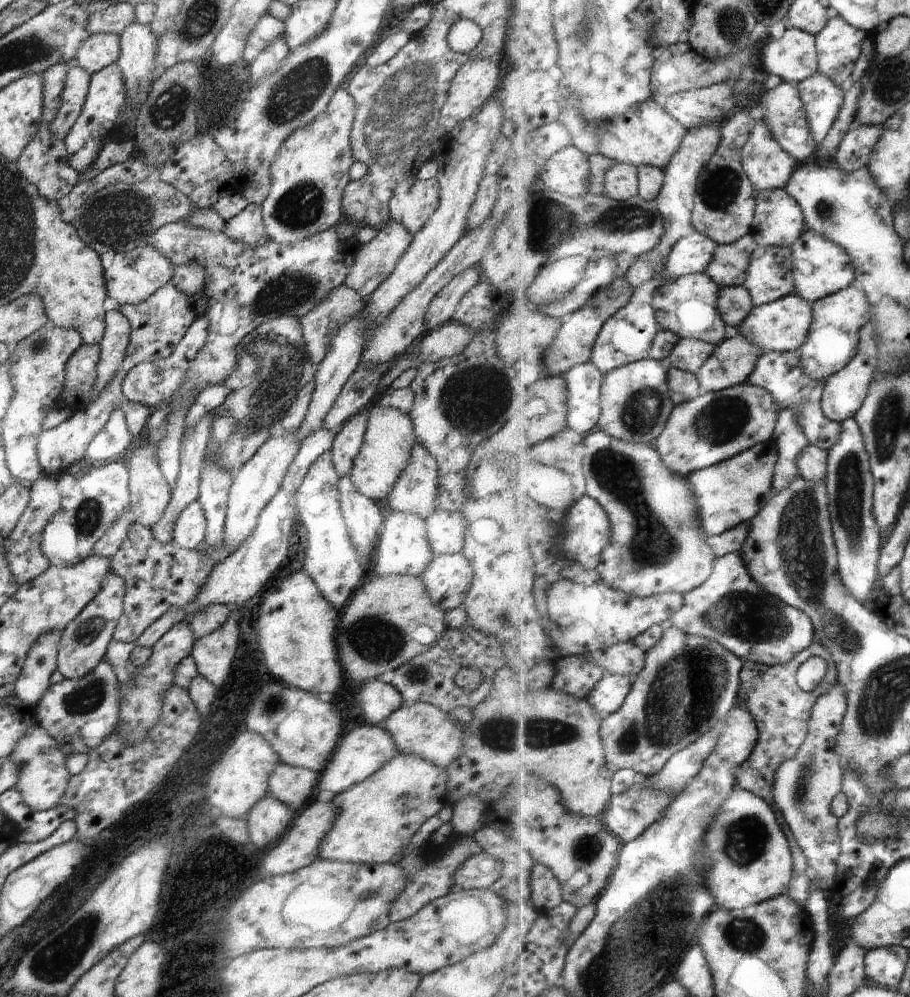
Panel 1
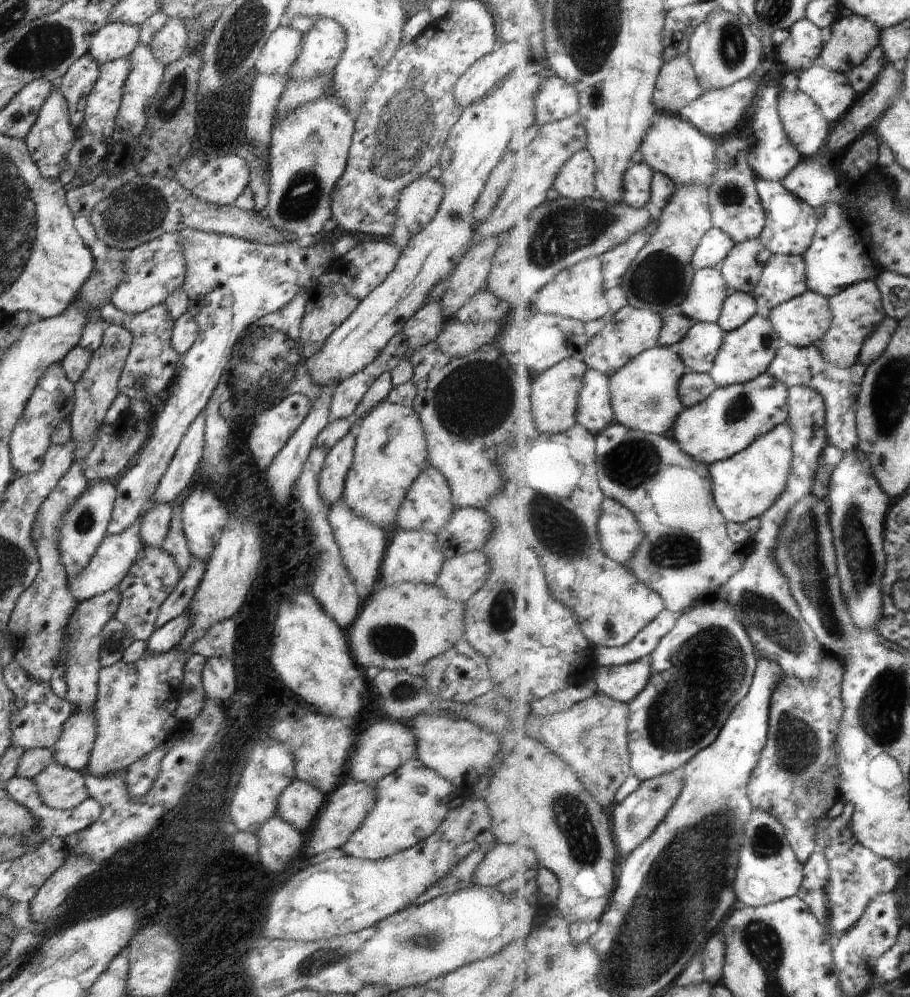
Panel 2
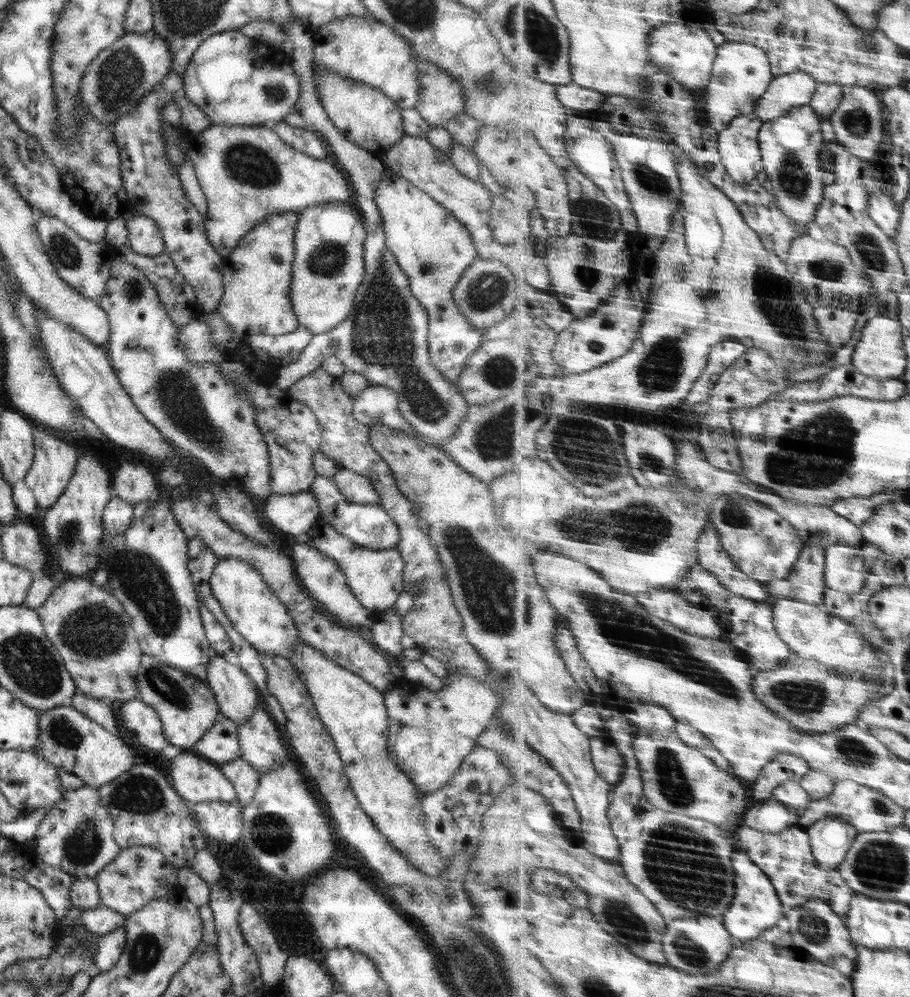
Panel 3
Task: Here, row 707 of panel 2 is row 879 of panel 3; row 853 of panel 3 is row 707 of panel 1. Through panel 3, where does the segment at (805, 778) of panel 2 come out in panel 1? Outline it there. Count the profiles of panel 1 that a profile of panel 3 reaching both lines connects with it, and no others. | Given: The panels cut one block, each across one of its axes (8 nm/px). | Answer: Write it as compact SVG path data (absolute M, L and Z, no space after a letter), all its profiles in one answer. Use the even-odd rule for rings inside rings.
M813 642L809 648L801 652L789 663L780 663L768 666L757 662L745 662L744 670L741 674L743 700L752 716L756 718L757 727L760 730L760 738L753 755L741 767L736 768L737 784L743 790L749 792L759 792L773 808L777 806L773 802L773 782L775 782L775 772L780 768L785 760L797 755L801 746L808 736L808 725L812 718L812 709L817 700L831 687L838 682L838 669L834 662L832 653L823 644ZM813 656L823 658L828 665L828 672L823 680L823 686L815 688L812 692L806 692L798 686L796 678L799 668Z

